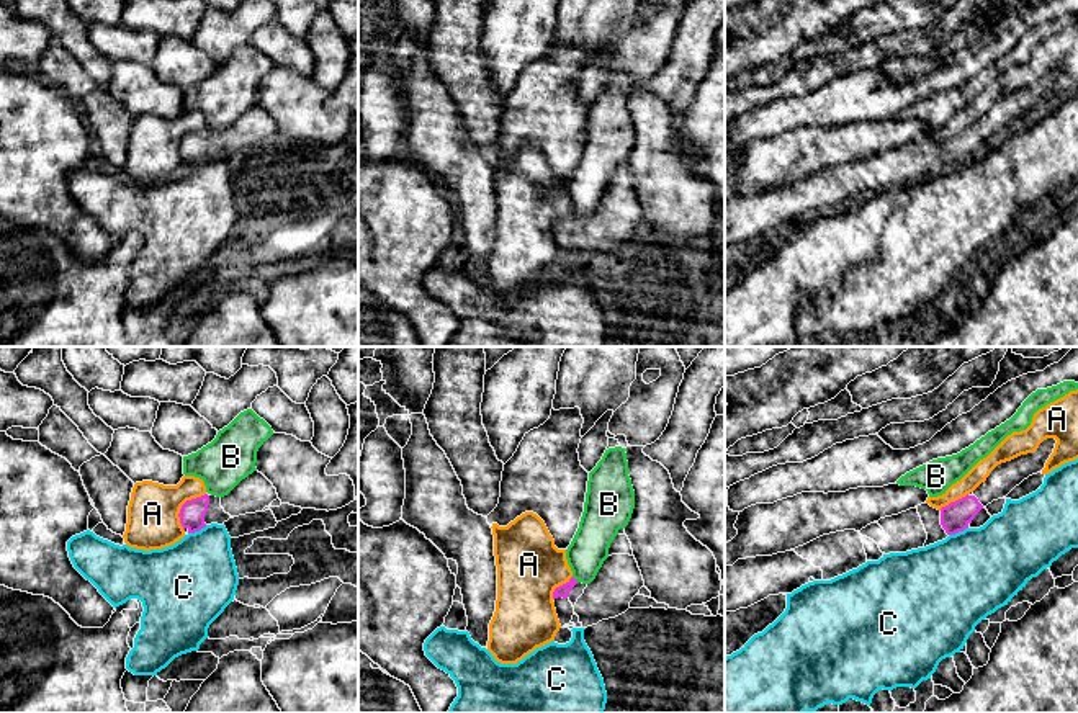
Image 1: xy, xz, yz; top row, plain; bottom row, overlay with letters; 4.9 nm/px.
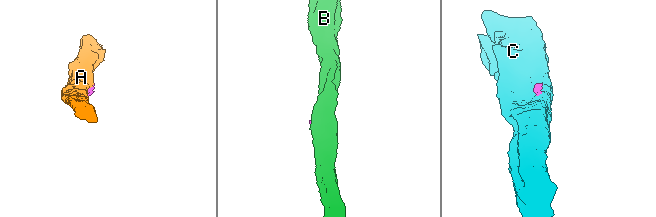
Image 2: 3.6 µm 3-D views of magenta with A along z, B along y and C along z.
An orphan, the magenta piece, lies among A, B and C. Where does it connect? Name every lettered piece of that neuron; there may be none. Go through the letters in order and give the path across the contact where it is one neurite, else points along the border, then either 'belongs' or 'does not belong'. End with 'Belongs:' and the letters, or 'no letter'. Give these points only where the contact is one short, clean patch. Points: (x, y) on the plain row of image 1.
A: along xy (205, 126), (182, 139), (179, 156), (184, 164) | does not belong
B: along xz (573, 210), (578, 215) | does not belong
C: along yz (967, 161), (949, 169) | does not belong
Belongs: no letter

